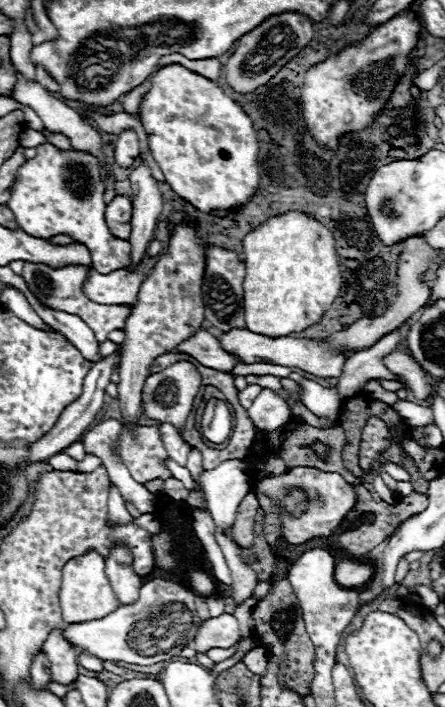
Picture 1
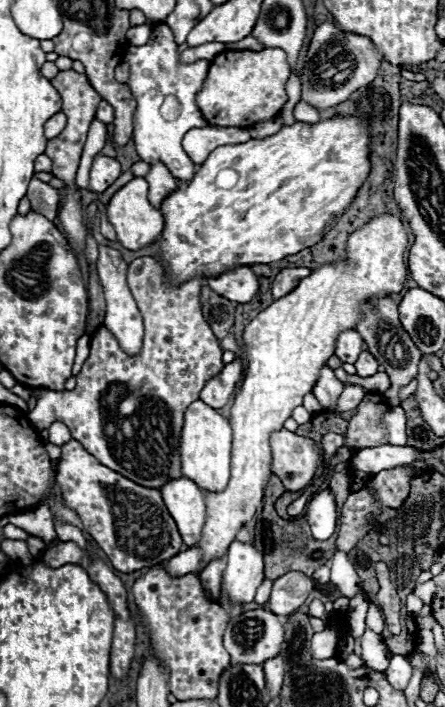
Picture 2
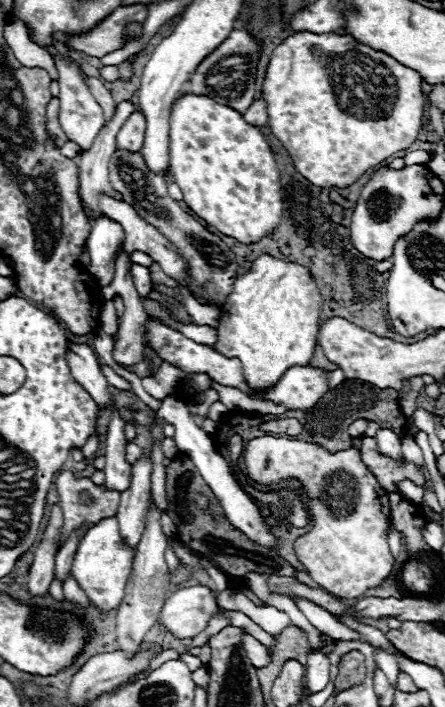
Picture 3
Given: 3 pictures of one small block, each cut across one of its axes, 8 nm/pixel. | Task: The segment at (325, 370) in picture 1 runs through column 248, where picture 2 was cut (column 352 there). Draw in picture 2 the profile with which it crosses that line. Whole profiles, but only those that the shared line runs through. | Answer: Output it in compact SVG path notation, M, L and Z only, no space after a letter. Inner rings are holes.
M344 330L340 332L336 340L336 356L342 362L354 364L362 352L362 336L356 330Z

